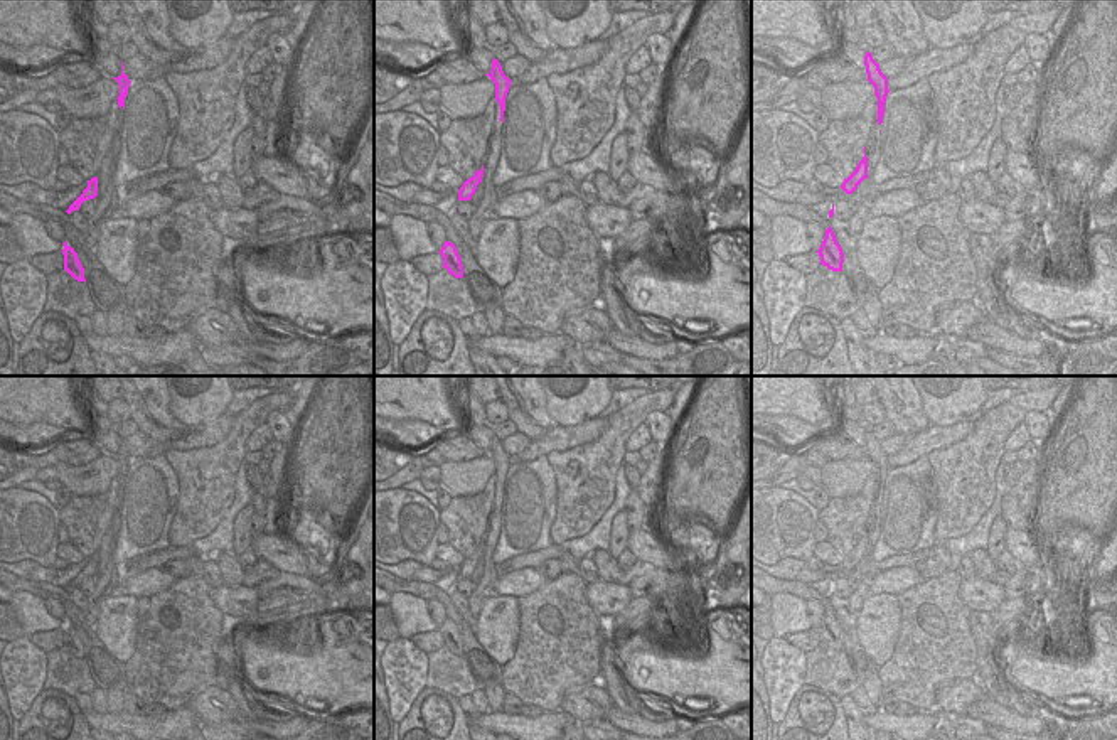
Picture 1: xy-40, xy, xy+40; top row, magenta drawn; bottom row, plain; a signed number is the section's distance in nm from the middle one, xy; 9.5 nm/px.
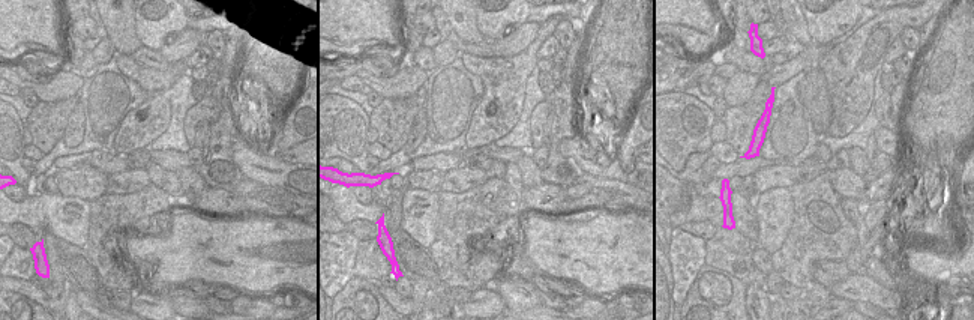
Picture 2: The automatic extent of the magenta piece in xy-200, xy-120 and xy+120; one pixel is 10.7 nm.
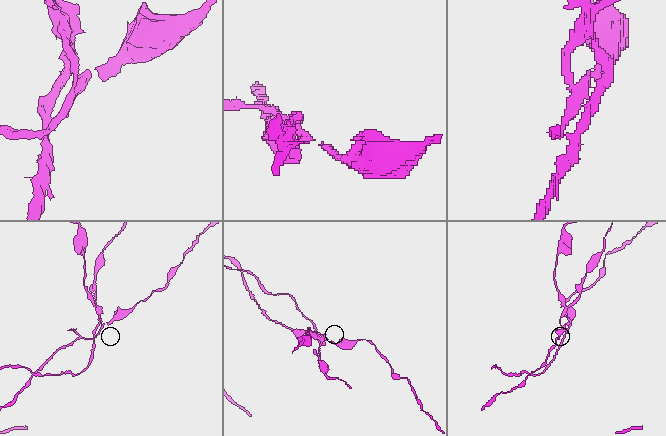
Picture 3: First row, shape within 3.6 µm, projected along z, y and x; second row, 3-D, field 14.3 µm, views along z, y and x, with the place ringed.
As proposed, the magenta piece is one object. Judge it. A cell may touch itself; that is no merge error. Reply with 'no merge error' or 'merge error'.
merge error

